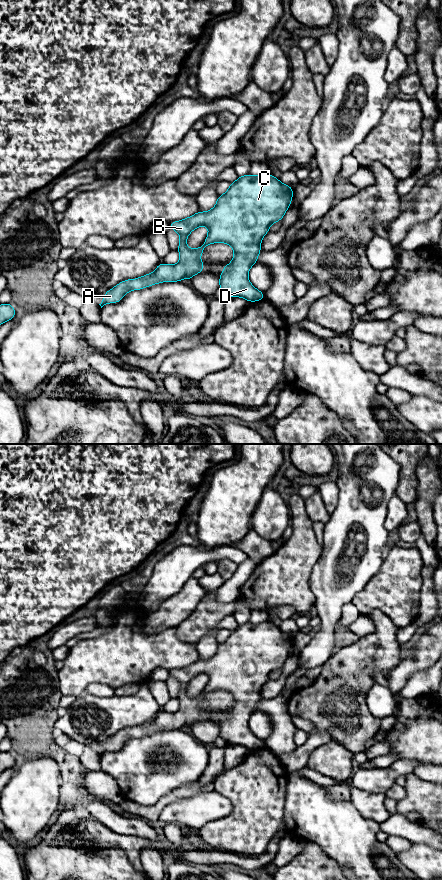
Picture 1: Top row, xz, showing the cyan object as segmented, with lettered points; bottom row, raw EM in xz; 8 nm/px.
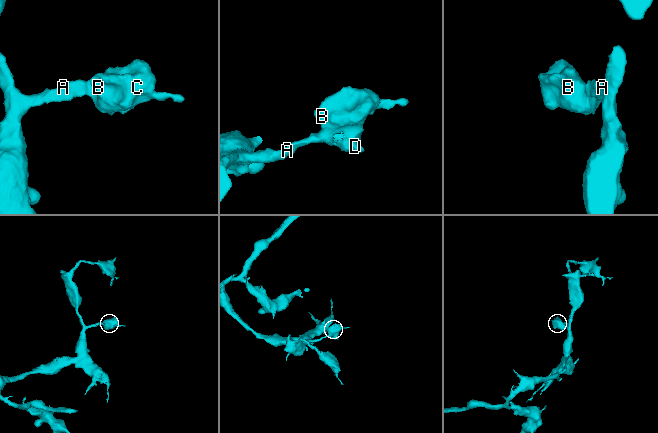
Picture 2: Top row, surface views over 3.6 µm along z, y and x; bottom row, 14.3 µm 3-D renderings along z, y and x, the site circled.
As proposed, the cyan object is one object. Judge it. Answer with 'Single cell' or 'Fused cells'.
Single cell

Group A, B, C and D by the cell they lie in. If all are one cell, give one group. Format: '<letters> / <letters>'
A B C D

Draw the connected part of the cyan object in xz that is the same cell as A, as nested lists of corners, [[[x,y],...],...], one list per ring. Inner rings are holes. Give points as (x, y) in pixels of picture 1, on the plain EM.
[[[266,621],[258,624],[250,622],[239,624],[235,630],[230,631],[228,638],[223,643],[217,645],[216,653],[211,658],[198,659],[191,665],[169,671],[170,677],[175,678],[180,684],[177,696],[180,707],[177,712],[168,713],[161,710],[153,721],[118,731],[104,741],[104,746],[99,753],[102,756],[109,751],[118,751],[129,739],[141,738],[157,731],[179,730],[182,727],[191,728],[194,723],[202,721],[205,711],[200,708],[200,704],[205,695],[213,691],[227,691],[234,699],[232,709],[223,714],[223,720],[219,726],[219,736],[226,744],[241,745],[249,750],[265,747],[265,742],[250,731],[248,721],[250,716],[257,711],[263,685],[269,680],[272,672],[283,667],[292,647],[293,635],[283,632],[273,623]],[[200,674],[208,675],[207,685],[199,696],[190,697],[186,688],[189,682]]]

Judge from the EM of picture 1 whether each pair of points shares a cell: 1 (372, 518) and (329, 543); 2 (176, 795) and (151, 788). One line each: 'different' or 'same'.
1: same
2: different

